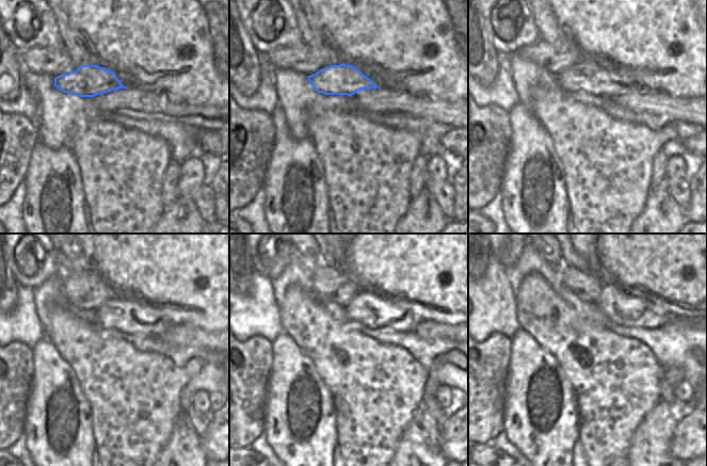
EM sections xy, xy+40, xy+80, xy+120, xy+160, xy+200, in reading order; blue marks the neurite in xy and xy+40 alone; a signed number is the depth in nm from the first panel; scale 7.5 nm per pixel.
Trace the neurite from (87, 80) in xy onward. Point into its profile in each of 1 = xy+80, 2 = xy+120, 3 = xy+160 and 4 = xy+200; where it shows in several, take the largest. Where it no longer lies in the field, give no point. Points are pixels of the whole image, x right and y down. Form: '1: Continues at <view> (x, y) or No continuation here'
1: Continues at xy+80 (587, 76)
2: Continues at xy+120 (125, 316)
3: Continues at xy+160 (371, 311)
4: Continues at xy+200 (624, 310).

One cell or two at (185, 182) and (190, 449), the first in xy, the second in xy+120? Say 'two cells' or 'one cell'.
two cells

